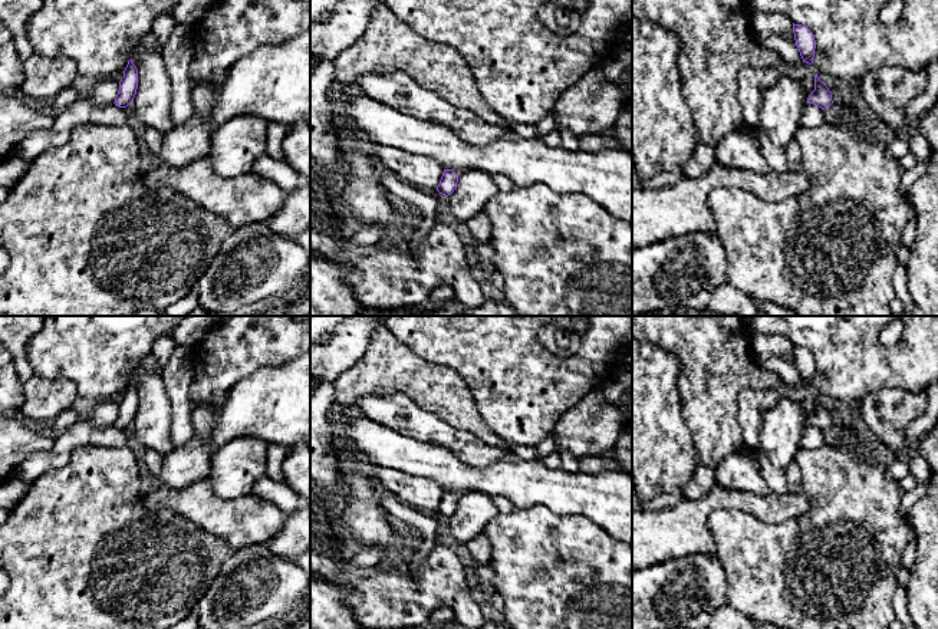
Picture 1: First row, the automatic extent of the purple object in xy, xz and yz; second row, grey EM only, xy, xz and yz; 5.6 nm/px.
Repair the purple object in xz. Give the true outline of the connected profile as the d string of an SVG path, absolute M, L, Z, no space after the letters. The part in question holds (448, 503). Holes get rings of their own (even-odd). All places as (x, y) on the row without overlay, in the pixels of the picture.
M444 491L437 513L448 518L457 510L457 504L458 504L458 497L452 491Z

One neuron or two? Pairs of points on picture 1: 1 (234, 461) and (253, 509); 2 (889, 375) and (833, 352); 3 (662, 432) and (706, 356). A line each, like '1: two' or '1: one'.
1: two
2: one
3: two

